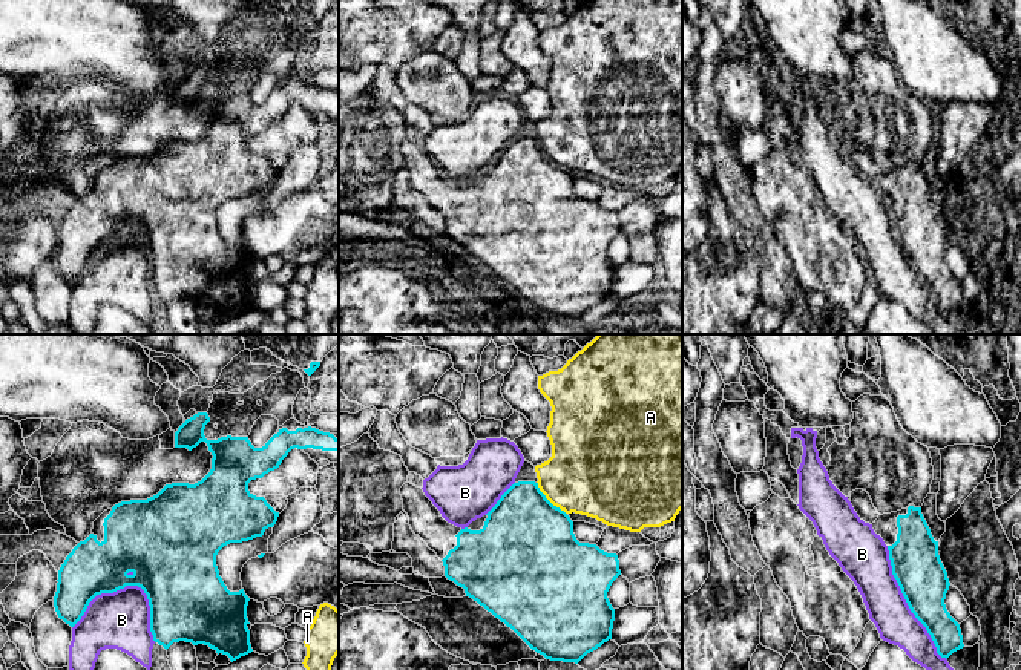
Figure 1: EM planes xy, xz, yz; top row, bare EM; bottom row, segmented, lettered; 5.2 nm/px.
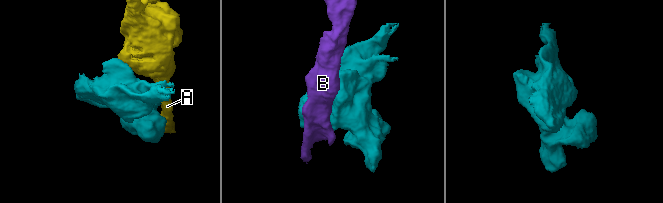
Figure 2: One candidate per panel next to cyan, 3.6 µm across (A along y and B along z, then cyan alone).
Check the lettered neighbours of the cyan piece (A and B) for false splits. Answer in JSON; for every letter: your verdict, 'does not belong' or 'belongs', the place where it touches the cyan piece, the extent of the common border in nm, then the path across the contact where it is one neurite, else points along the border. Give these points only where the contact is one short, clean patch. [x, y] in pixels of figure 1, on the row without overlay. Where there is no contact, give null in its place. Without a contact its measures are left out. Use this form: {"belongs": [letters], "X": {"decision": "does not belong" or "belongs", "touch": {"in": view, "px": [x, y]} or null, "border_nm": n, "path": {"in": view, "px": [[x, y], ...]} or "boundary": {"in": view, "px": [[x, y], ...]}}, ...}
{"belongs": [], "A": {"decision": "does not belong", "touch": {"in": "xz", "px": [548, 157]}, "border_nm": 240}, "B": {"decision": "does not belong", "touch": {"in": "xy", "px": [129, 241]}, "border_nm": 440}}

